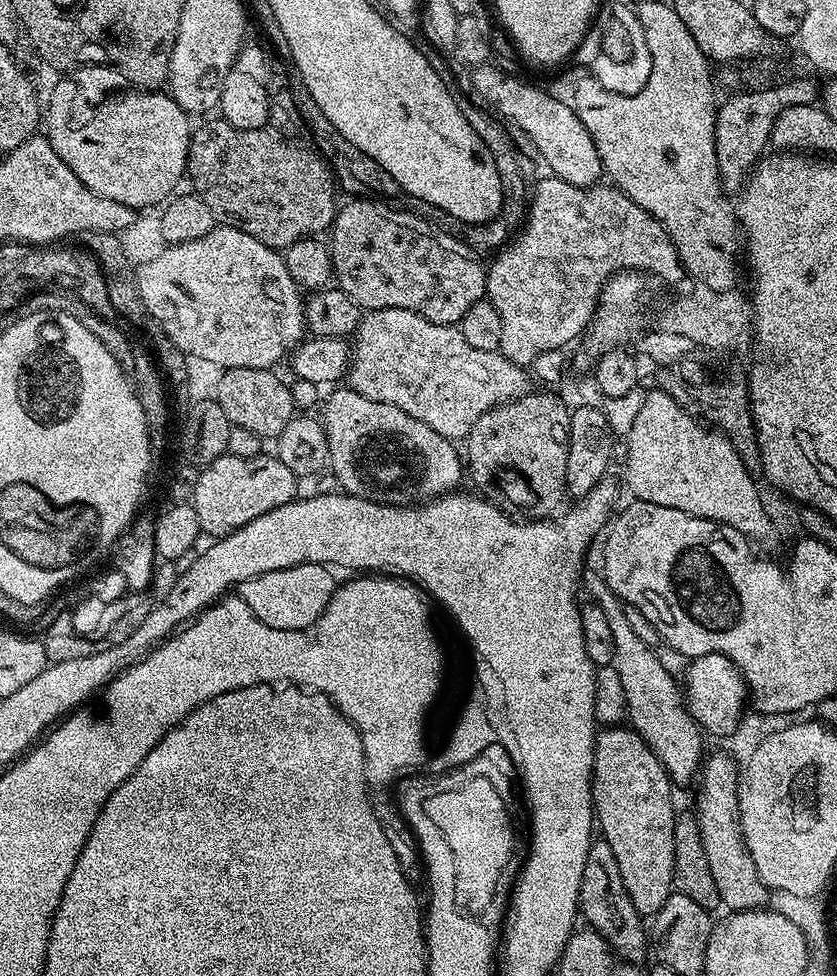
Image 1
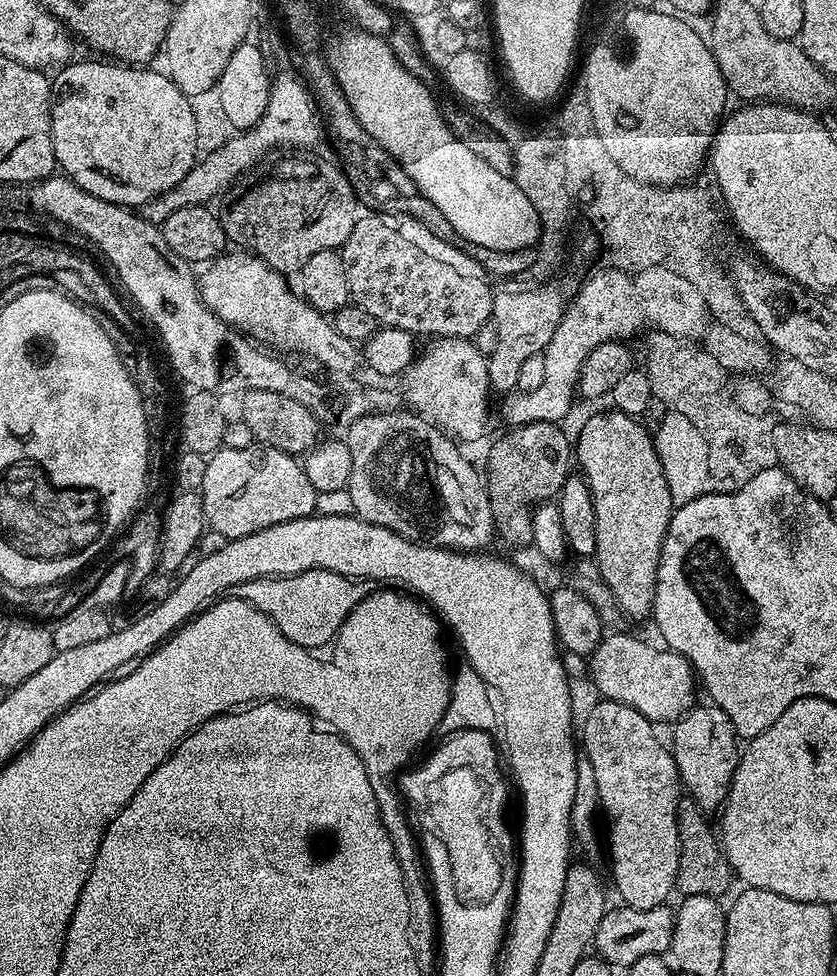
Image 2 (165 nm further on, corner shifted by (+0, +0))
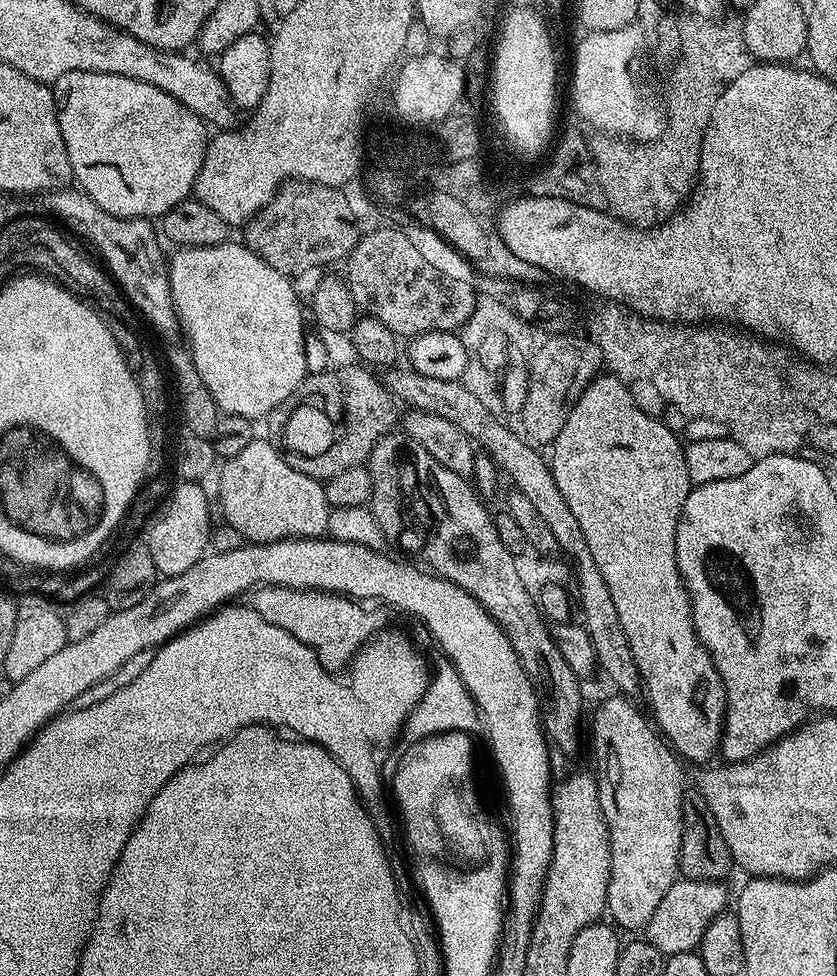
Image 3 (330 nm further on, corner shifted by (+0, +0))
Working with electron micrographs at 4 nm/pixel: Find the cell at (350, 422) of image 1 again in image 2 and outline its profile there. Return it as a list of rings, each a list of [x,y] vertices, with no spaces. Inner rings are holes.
[[[411,410],[374,413],[358,418],[351,423],[347,429],[349,432],[346,433],[352,455],[352,469],[360,472],[360,452],[364,452],[364,456],[368,456],[368,452],[372,452],[372,448],[376,448],[376,444],[380,444],[380,440],[384,440],[384,432],[392,432],[392,428],[416,428],[416,436],[420,436],[420,443],[426,444],[430,458],[436,460],[436,468],[432,468],[432,476],[436,476],[436,484],[440,484],[440,492],[444,492],[444,504],[448,504],[448,528],[444,528],[444,540],[448,540],[448,548],[465,552],[487,549],[487,544],[494,540],[494,518],[490,510],[490,498],[485,481],[482,479],[481,473],[480,476],[476,473],[475,466],[456,449],[457,441],[437,428],[432,421],[425,420],[423,416]]]

